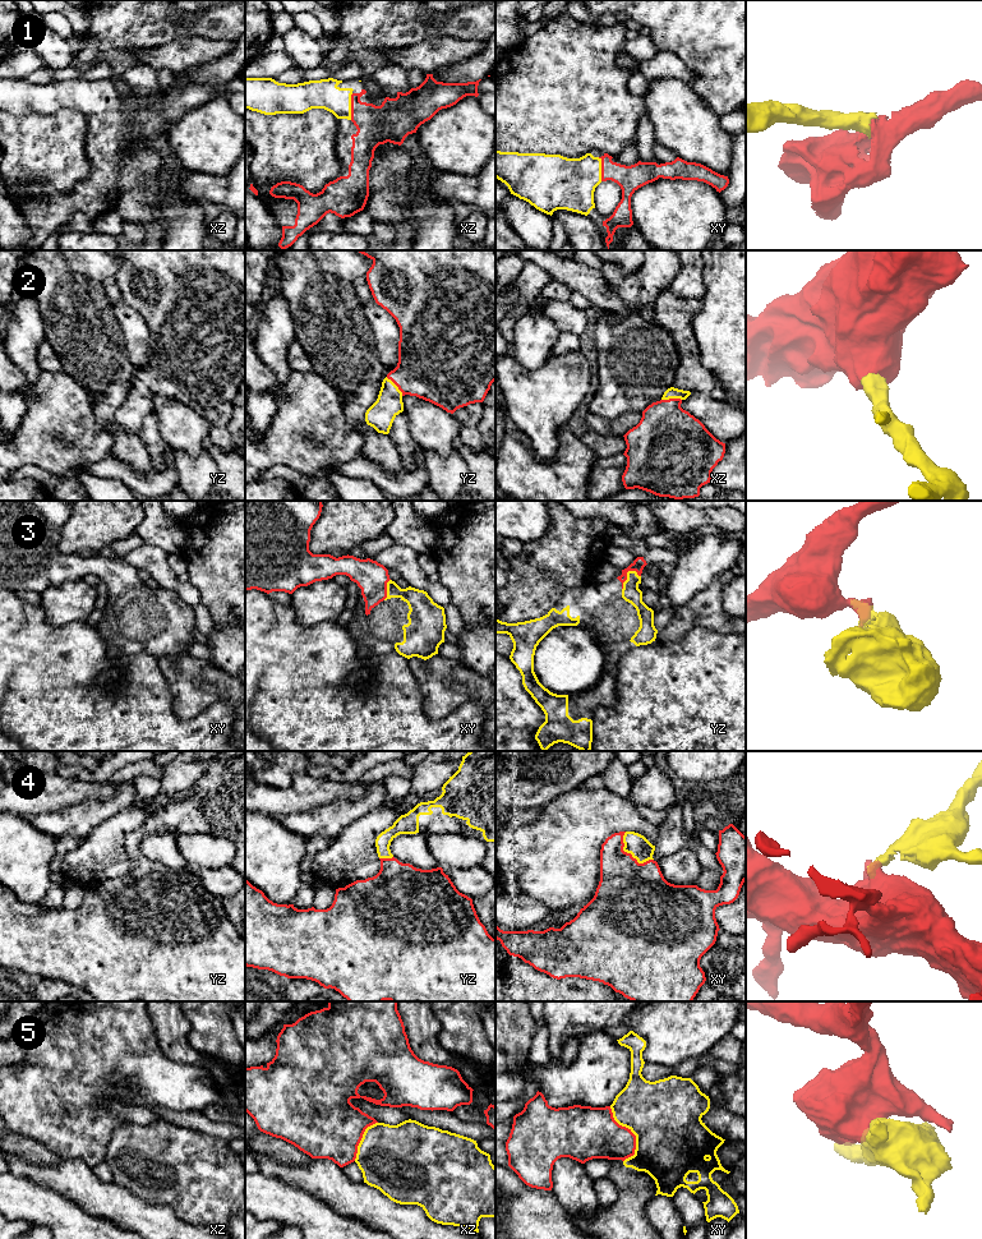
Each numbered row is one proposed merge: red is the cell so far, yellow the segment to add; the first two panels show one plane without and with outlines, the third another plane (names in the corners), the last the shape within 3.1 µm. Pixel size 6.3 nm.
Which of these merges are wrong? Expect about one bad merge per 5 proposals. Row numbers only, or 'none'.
5

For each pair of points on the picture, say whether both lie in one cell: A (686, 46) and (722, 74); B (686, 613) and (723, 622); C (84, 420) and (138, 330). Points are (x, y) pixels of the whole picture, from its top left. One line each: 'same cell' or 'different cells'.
A: same cell
B: same cell
C: different cells

